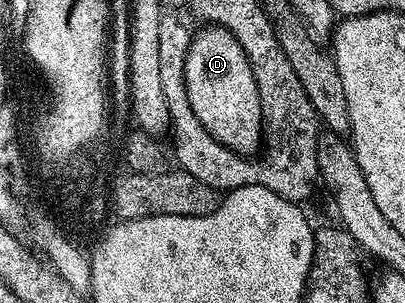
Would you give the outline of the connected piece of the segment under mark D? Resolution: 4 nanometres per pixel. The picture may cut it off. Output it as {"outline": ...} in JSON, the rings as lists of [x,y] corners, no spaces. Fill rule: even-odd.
{"outline":[[[210,25],[193,36],[185,58],[185,88],[187,101],[191,101],[195,117],[199,117],[203,129],[207,129],[215,141],[234,151],[238,157],[249,157],[262,150],[265,118],[261,112],[259,89],[243,45],[239,45],[239,41],[228,29]]]}

